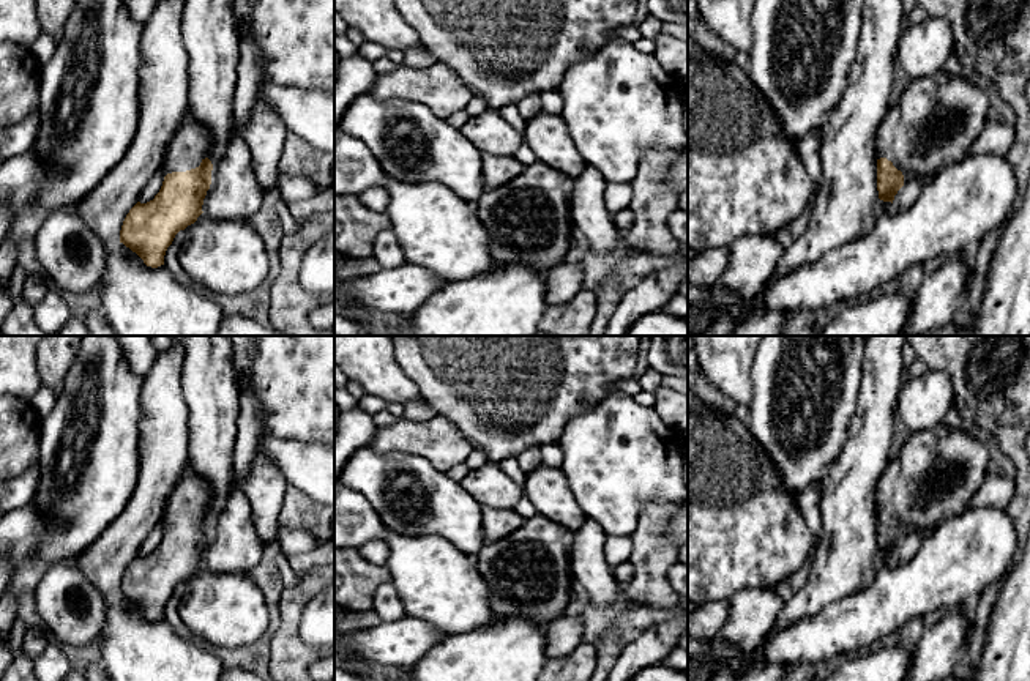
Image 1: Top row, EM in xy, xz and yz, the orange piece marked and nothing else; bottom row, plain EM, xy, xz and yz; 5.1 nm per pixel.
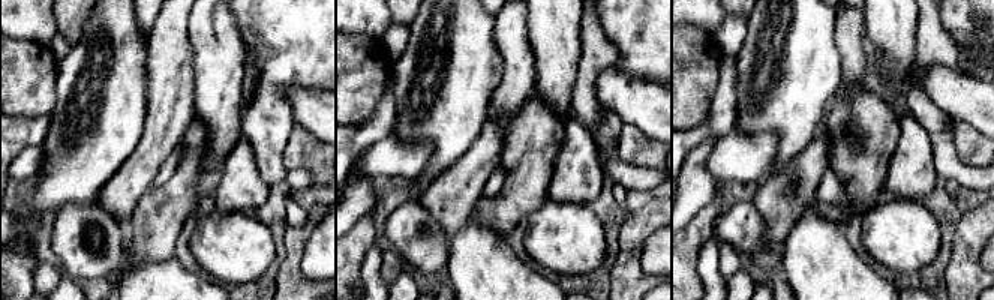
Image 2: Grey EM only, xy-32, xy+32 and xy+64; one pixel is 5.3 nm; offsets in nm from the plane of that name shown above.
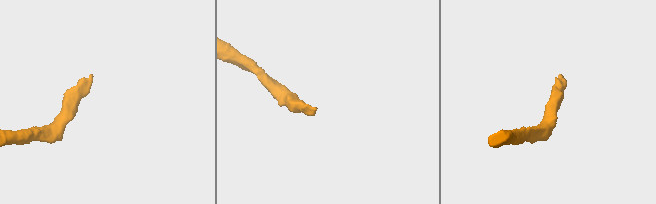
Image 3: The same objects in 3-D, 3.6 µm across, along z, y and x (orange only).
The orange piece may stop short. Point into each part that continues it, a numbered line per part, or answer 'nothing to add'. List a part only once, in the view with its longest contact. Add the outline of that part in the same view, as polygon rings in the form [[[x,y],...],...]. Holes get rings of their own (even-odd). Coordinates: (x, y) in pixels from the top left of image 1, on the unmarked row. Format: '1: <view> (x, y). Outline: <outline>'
1: xy (190, 497). Outline: [[[189,467],[174,487],[159,523],[166,530],[172,525],[186,525],[200,519],[210,508],[210,489]]]

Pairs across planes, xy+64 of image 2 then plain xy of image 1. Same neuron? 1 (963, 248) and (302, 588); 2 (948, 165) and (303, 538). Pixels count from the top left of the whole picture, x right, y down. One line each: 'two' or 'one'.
1: one
2: one

